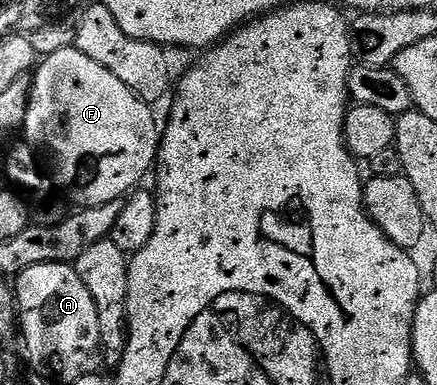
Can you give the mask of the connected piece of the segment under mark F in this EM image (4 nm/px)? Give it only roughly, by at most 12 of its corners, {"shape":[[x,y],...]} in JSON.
{"shape":[[71,46],[40,60],[23,135],[81,207],[154,170],[150,104]]}

